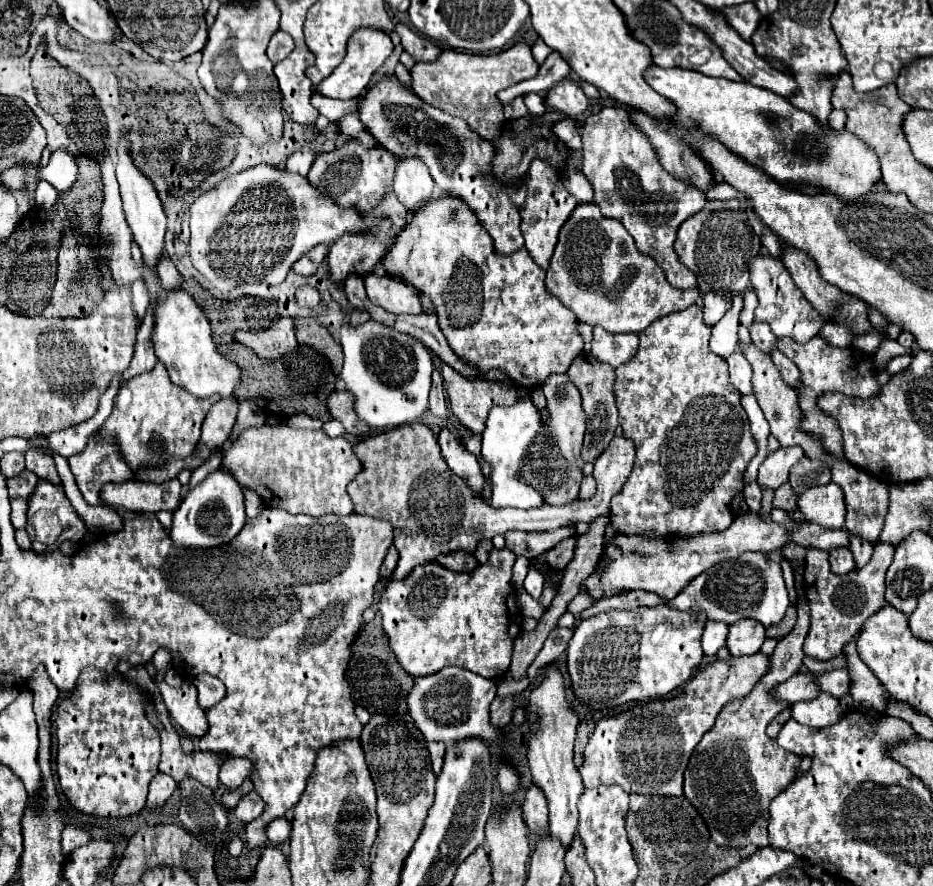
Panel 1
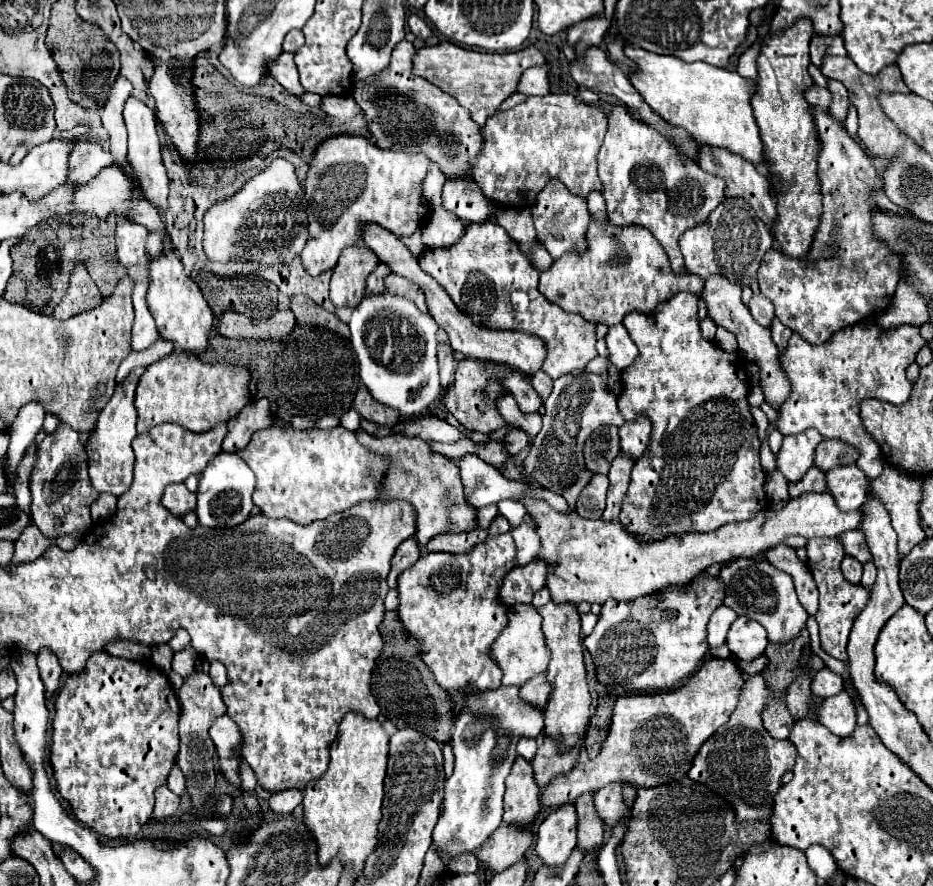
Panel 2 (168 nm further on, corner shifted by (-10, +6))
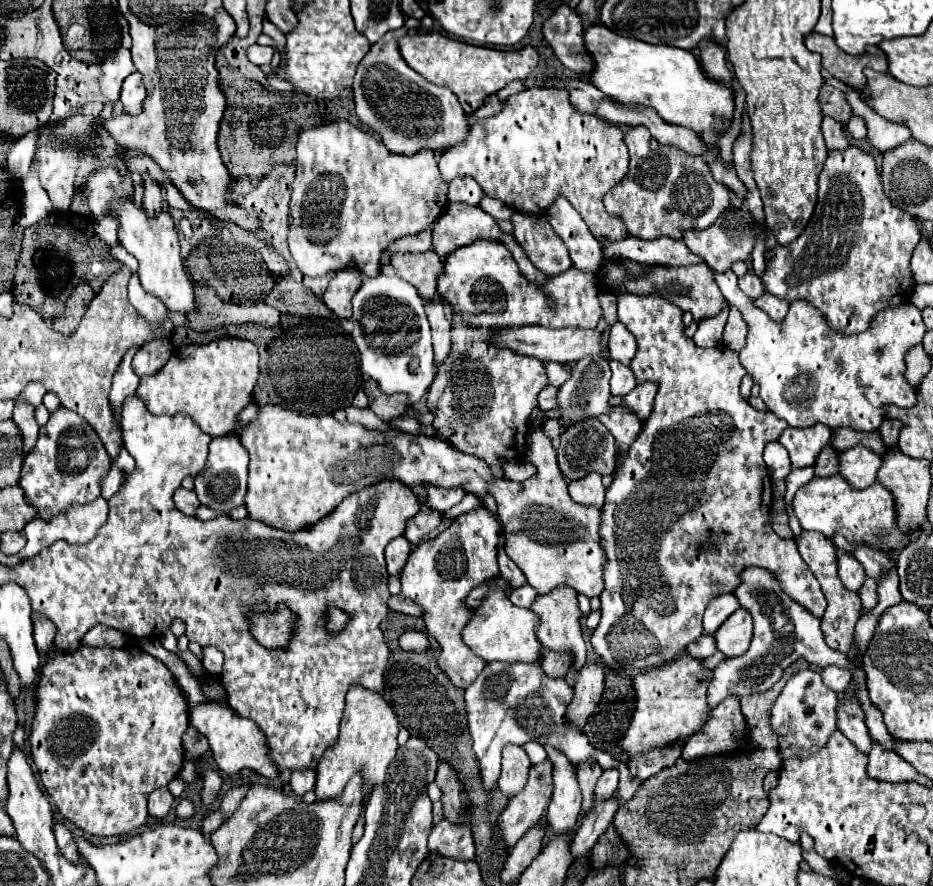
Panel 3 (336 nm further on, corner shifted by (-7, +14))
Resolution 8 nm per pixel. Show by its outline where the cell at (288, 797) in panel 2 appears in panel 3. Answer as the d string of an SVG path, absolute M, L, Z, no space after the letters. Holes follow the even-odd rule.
M297 769L293 775L291 775L291 791L299 797L303 797L307 791L313 791L315 787L315 769Z

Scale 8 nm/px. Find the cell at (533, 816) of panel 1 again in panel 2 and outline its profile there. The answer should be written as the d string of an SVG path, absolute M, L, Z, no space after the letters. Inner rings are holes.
M544 741L530 763L534 769L534 781L540 787L540 793L544 793L552 779L574 769L574 765L578 763L578 753L558 753L558 749L550 745L550 741Z

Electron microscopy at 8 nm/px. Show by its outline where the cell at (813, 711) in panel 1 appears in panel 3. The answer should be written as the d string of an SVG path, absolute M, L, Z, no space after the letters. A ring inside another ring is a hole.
M841 705L839 707L839 729L843 735L849 737L849 741L865 755L871 751L871 737L869 729L865 725L865 713L861 705Z

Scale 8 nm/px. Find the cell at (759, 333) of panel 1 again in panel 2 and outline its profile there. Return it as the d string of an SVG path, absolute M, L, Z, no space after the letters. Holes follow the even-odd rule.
M754 295L748 303L748 309L756 323L760 323L762 327L770 327L770 323L774 321L774 305L770 305L770 301L762 295Z

